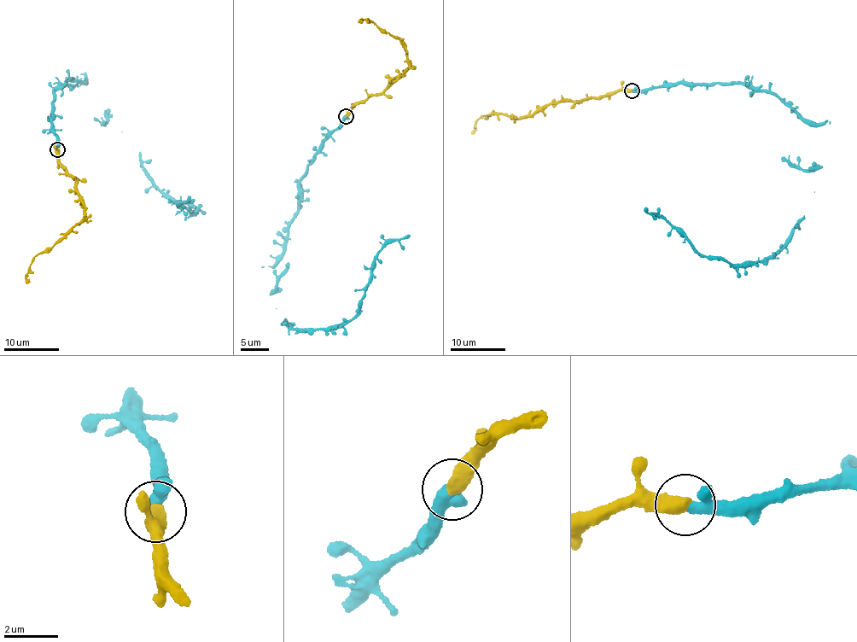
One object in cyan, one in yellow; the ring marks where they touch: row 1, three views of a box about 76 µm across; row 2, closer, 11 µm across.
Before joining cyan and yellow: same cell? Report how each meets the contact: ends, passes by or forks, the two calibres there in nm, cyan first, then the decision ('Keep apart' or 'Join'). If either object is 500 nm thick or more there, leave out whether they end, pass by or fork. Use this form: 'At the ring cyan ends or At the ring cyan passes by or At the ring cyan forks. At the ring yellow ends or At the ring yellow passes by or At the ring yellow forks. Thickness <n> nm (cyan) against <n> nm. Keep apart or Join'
Thickness 300 nm (cyan) against 550 nm. Join

